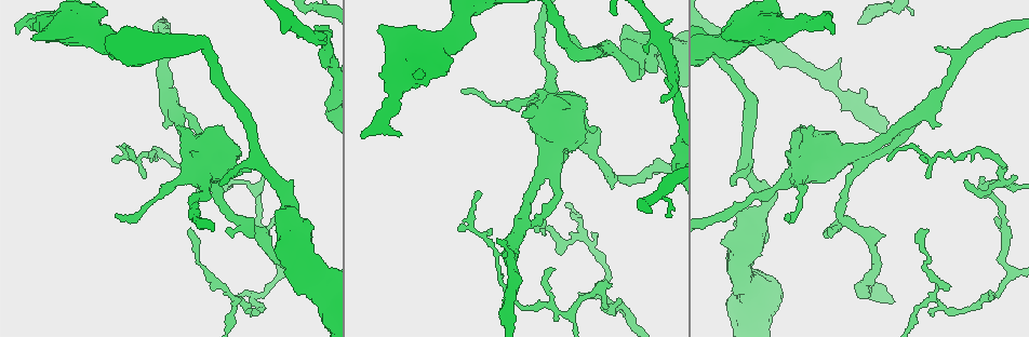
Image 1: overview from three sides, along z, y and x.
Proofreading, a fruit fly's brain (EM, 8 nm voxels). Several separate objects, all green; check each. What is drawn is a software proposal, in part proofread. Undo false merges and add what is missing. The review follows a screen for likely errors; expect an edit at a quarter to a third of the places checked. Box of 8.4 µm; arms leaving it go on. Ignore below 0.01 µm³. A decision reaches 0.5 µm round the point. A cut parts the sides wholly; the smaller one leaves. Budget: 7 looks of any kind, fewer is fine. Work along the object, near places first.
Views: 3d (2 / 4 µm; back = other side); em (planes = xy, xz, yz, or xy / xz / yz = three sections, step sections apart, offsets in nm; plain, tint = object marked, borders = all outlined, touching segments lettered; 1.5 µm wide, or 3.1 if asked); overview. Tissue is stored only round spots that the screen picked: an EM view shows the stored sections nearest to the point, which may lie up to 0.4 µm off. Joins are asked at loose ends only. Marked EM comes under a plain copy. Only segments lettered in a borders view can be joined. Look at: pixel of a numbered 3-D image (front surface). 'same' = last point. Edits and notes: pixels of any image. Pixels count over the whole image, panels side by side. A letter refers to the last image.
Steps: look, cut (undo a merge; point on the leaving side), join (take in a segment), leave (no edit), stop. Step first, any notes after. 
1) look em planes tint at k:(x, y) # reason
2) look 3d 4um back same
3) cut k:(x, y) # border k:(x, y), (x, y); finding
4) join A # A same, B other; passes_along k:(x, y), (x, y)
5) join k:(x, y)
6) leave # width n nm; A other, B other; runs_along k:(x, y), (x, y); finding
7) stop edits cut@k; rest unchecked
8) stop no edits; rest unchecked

look 3d 4um at 1:(989, 299) # an open end

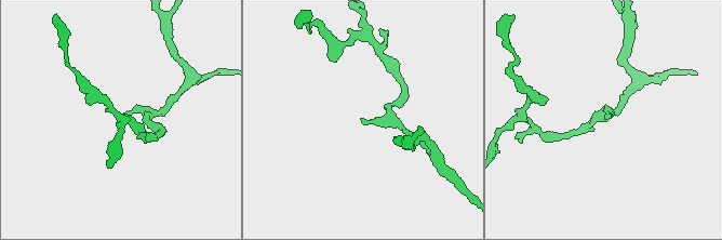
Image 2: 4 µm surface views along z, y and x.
look em xy step 8 tint at 2:(362, 119) # now the EM

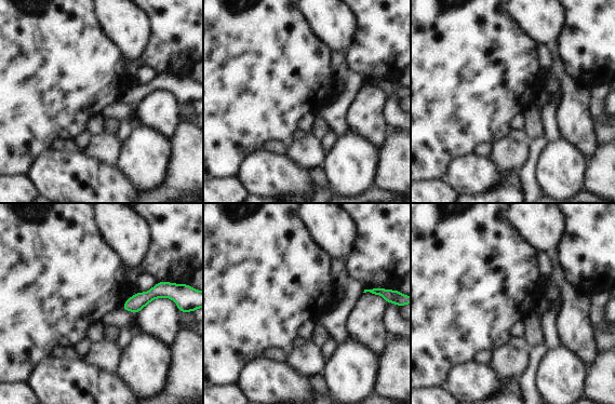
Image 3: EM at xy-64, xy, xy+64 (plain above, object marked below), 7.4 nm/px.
look em planes borders same

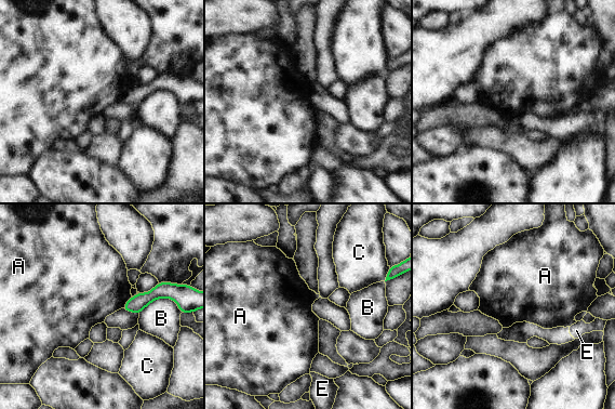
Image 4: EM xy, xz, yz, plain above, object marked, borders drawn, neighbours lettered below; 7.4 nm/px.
leave # A other, B other, C other, E other; border 4:(132, 297), (121, 307); none of them fits

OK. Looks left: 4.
look em planes borders at 1:(937, 124) # branch stops here

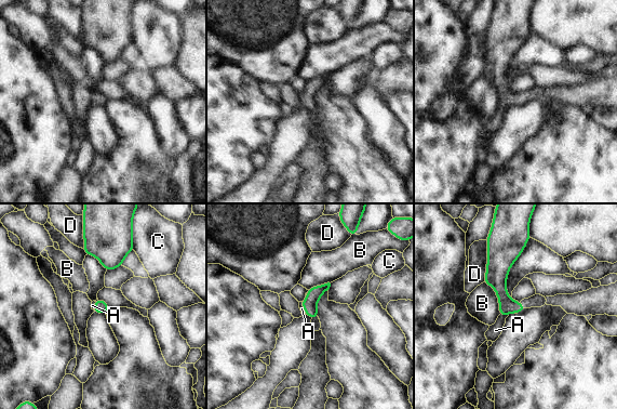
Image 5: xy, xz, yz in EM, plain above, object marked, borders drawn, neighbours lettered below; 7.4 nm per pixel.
join A # A same, B other, C other, D other; passes_along 5:(507, 305), (504, 317), (495, 330); the neuron continues

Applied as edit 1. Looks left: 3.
look overview

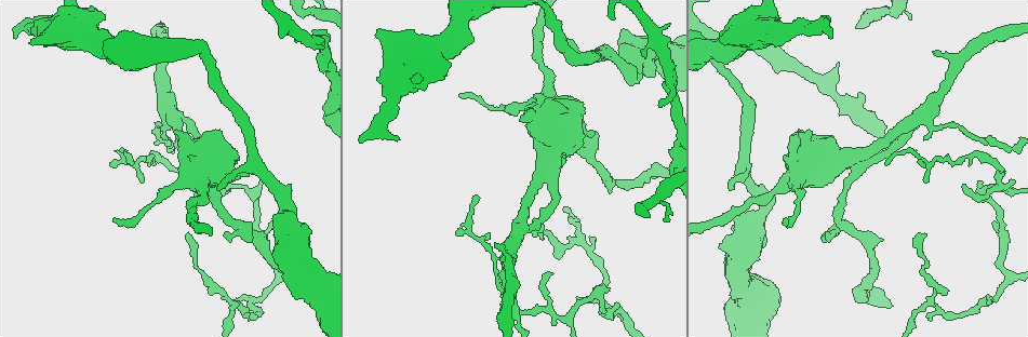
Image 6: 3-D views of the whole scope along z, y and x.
look em planes borders at 6:(314, 31) # branch stops here

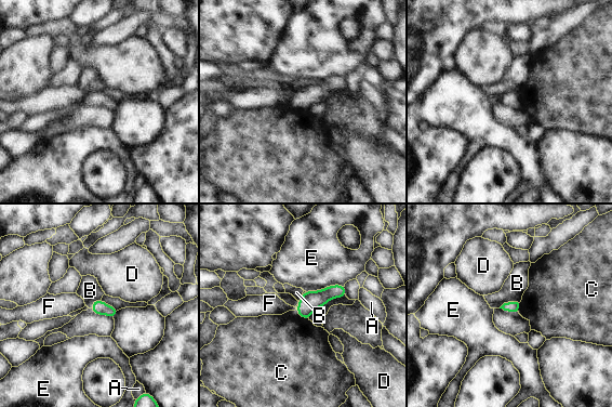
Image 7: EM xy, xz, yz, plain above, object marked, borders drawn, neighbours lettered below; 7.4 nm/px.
leave # A other, B other, C other, D other, E other, F other; no lettered segment goes on from it

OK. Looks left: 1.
stop edits join@5; rest unchecked

